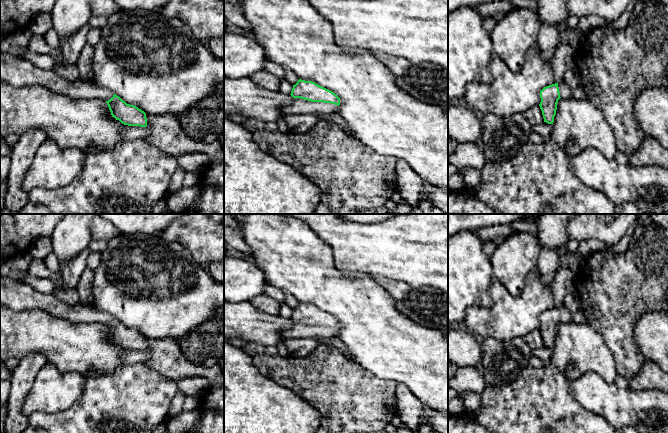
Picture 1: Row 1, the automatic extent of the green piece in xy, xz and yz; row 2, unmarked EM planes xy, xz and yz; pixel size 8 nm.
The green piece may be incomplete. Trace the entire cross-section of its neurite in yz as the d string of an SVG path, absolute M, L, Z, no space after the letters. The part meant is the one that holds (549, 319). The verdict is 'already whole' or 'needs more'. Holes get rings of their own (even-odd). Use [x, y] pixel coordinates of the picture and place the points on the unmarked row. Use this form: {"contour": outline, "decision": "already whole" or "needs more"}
{"contour": "M564 306L544 311L540 315L541 326L539 328L544 346L553 348L558 324L560 322L568 323L570 321L572 321L572 314Z", "decision": "needs more"}

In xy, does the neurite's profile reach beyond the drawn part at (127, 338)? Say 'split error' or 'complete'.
split error

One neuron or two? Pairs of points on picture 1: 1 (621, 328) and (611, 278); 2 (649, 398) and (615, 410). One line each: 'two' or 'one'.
1: one
2: one

